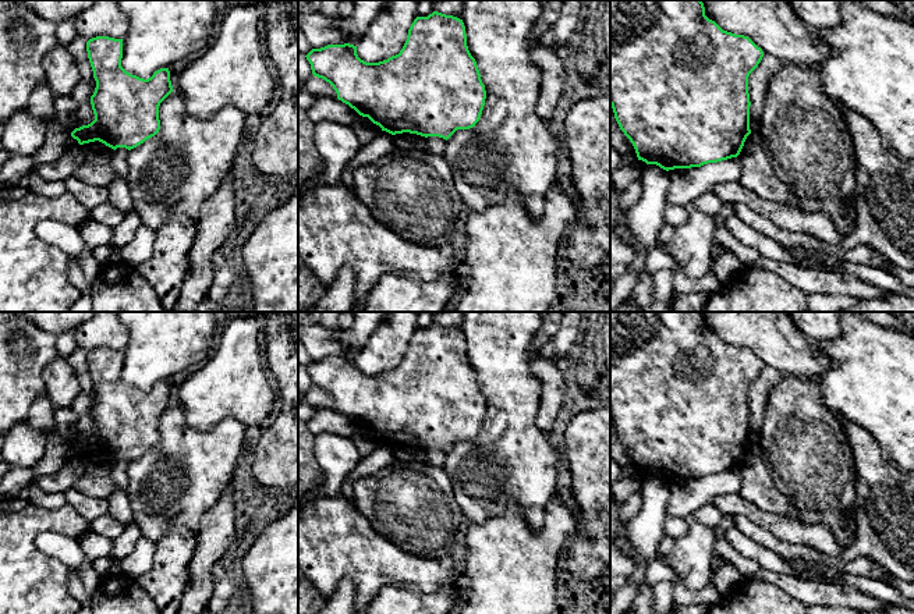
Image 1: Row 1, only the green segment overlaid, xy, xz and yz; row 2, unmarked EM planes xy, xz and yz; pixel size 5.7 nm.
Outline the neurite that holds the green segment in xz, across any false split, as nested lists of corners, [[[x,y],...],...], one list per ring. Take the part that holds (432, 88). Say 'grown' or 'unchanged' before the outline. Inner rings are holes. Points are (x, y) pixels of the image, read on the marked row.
unchanged | [[[437,11],[417,17],[400,53],[387,60],[366,63],[350,43],[312,49],[305,57],[313,77],[329,82],[339,100],[392,135],[410,132],[447,141],[457,129],[475,127],[485,106],[486,90],[467,46],[464,22]]]

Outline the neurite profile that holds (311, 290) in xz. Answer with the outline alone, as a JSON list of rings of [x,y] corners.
[[[298,256],[298,310],[316,305],[325,292],[326,287]]]

